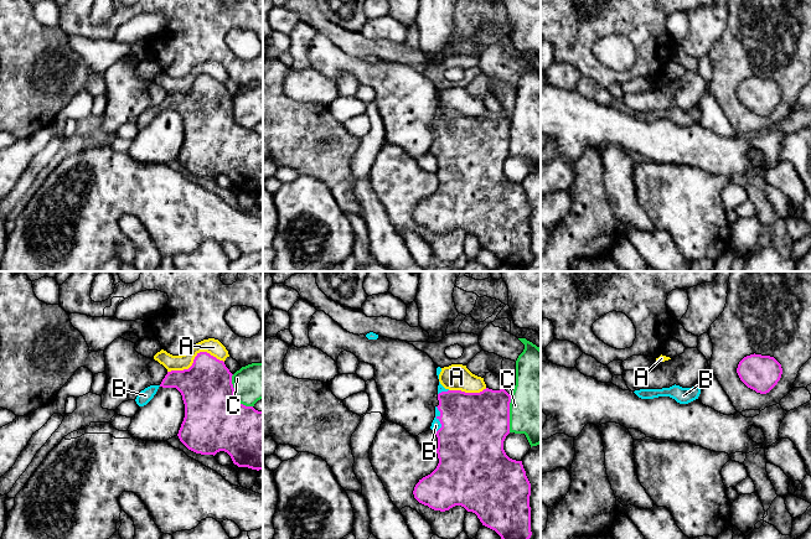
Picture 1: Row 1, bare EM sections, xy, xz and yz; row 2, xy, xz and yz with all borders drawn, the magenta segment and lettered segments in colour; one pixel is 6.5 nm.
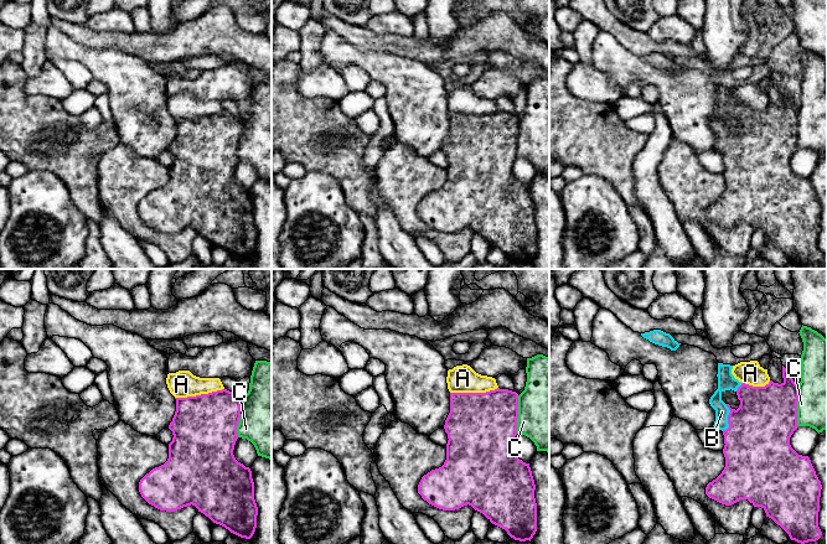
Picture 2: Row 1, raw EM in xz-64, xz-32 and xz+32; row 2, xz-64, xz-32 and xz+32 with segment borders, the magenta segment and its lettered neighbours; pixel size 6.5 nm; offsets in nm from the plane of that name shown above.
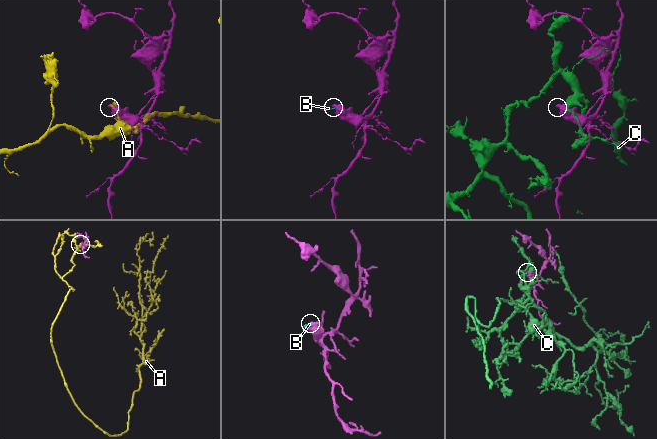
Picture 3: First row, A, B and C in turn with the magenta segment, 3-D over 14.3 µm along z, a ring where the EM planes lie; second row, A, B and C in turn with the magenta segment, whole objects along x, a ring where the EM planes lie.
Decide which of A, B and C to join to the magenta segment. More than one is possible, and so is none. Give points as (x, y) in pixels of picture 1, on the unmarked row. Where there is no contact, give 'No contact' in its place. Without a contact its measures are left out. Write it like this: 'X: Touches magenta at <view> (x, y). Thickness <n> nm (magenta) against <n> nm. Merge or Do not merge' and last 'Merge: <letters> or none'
A: Touches magenta at xy (195, 81). Thickness 340 nm (magenta) against 100 nm. Do not merge
B: Touches magenta at xz (438, 140). Thickness 440 nm (magenta) against 60 nm. Merge
C: Touches magenta at xy (233, 117). Thickness 400 nm (magenta) against 240 nm. Do not merge
Merge: B

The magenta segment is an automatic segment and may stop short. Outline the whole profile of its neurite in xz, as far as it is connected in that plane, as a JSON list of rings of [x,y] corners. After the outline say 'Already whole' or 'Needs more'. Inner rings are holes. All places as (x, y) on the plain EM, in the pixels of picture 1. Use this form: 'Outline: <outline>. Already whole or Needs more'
Outline: [[[438,108],[439,128],[430,151],[438,160],[437,191],[415,207],[414,221],[434,233],[455,228],[477,238],[482,248],[495,253],[503,264],[525,266],[531,254],[531,206],[522,183],[510,181],[503,164],[510,156],[511,118],[503,112],[465,115]]]. Needs more

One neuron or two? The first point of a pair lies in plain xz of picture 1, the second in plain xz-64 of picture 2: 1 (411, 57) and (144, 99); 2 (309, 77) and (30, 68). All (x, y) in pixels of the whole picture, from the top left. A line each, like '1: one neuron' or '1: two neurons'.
1: two neurons
2: two neurons

